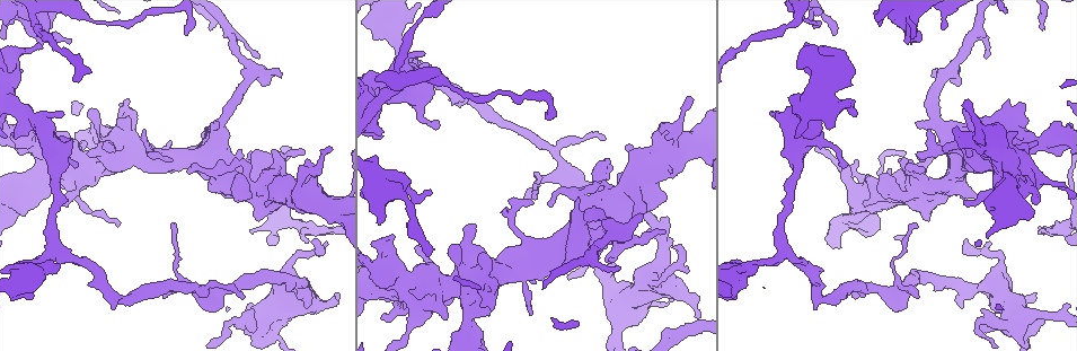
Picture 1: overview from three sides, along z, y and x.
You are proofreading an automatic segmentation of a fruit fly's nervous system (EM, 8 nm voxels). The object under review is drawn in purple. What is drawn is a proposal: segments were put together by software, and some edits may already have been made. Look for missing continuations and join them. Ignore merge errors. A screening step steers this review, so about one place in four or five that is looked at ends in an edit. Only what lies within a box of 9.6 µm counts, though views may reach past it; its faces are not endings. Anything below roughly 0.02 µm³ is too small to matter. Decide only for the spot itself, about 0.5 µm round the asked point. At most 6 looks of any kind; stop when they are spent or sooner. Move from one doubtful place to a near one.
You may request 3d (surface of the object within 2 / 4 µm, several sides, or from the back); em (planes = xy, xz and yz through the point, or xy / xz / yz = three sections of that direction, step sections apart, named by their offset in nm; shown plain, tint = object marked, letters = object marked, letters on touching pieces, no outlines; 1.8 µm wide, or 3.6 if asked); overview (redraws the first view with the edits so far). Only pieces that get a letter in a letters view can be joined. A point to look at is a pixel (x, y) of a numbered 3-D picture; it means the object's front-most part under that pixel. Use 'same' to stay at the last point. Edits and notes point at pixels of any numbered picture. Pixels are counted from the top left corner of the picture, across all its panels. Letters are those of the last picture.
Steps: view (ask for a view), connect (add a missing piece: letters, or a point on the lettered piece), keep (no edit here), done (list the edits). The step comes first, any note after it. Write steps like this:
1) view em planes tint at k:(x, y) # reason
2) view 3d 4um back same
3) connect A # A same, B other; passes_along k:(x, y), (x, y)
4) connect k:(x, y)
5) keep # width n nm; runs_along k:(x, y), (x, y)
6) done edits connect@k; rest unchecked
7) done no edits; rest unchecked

view 3d 2um at 1:(77, 165) # tapers out

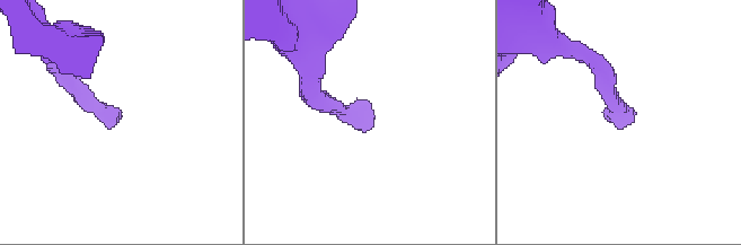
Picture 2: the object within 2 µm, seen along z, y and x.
view em planes tint at 2:(113, 112)

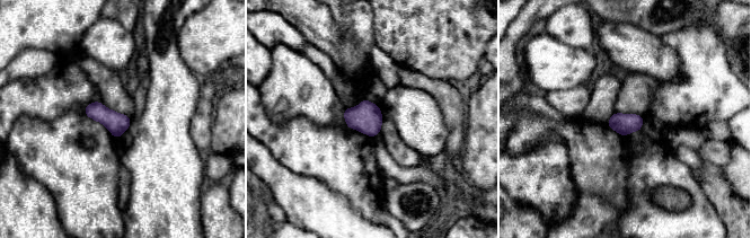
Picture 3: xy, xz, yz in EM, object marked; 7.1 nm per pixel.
view em planes letters same # see the neighbours

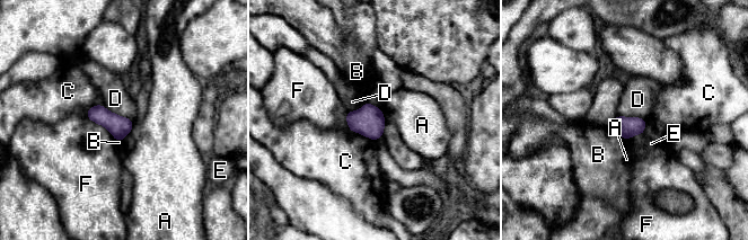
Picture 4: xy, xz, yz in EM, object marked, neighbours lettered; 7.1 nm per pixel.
keep # width 150 nm; A other, B other, C other, D other, E other, F other; border 4:(103, 104), (111, 112), (132, 121); no lettered piece goes on from it

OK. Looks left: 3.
view em xz step 16 tint at 1:(545, 116)

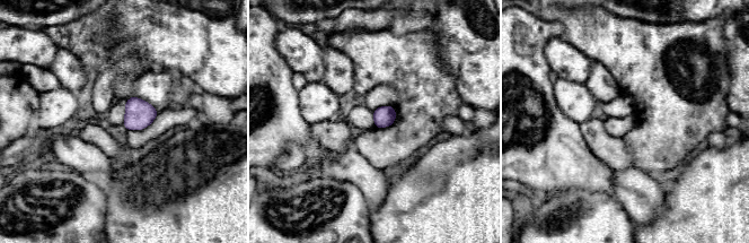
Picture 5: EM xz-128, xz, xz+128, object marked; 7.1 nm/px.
view em planes letters same # another direction

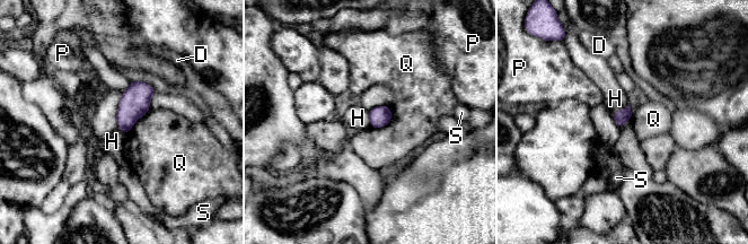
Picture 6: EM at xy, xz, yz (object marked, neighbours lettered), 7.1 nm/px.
keep # width 100 nm; D other, H other, P other, Q other, S other; border 6:(122, 94), (116, 125), (126, 133); no lettered piece goes on from it

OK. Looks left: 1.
done no edits; rest unchecked

